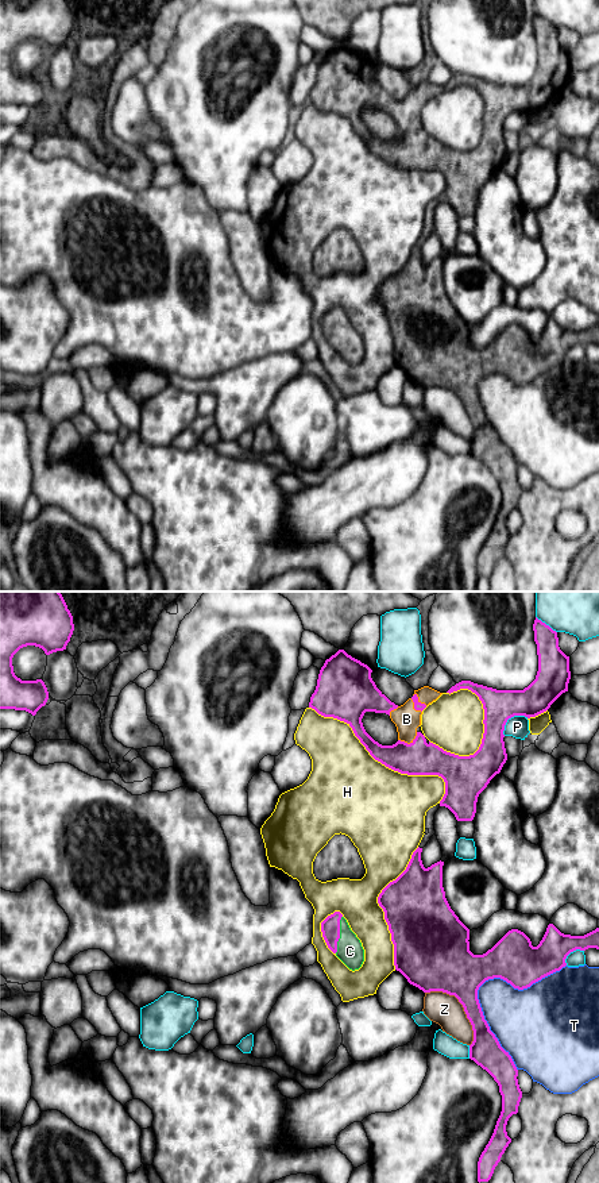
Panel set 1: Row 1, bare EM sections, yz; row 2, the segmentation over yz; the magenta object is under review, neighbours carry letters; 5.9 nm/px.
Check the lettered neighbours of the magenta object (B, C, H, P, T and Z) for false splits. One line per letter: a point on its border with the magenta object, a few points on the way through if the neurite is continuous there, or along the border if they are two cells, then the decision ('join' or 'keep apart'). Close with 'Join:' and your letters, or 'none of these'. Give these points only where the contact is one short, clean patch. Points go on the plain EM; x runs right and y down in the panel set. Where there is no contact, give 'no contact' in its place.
B: yz (410, 138) | join
C: yz (339, 330) | across yz (331, 320), (339, 330), (350, 346) | join
H: yz (385, 160) | keep apart
P: yz (510, 112) | keep apart
T: yz (480, 380) | keep apart
Z: yz (463, 401) | keep apart
Join: B, C

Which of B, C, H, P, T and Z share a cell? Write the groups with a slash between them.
B C / H / P / T / Z

